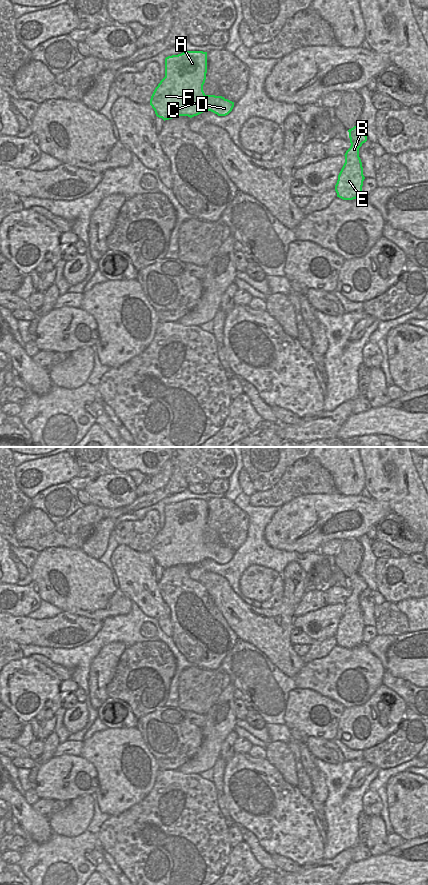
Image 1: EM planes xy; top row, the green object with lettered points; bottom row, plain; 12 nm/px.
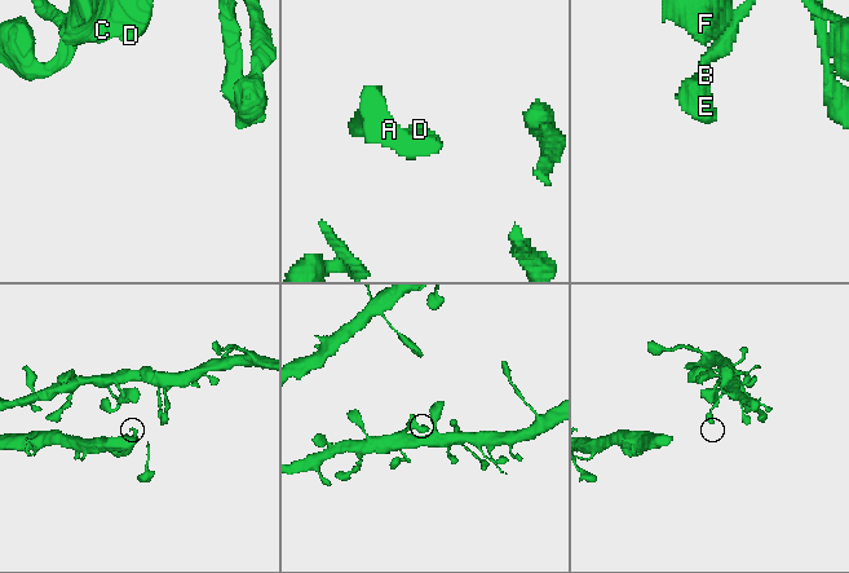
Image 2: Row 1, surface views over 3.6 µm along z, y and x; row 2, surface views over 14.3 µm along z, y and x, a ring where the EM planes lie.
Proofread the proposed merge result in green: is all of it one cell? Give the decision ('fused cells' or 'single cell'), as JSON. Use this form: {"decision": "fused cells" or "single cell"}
{"decision": "single cell"}

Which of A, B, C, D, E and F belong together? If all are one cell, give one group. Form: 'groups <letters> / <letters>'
groups A B C D E F

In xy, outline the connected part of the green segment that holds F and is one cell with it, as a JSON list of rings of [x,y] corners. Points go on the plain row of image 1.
[[[186,499],[166,505],[165,525],[155,536],[150,547],[150,553],[154,557],[156,564],[165,569],[178,564],[192,566],[205,559],[211,559],[218,564],[228,563],[234,555],[234,550],[222,544],[206,543],[204,541],[203,533],[206,528],[206,521],[207,500]]]

